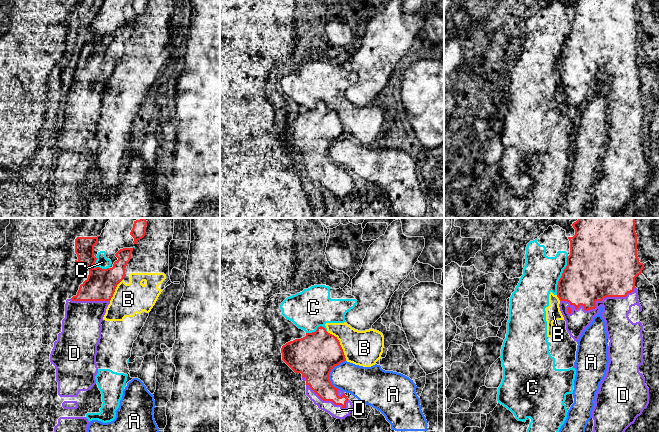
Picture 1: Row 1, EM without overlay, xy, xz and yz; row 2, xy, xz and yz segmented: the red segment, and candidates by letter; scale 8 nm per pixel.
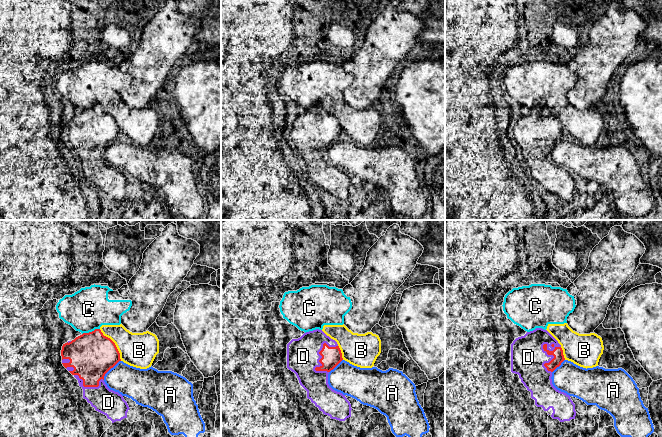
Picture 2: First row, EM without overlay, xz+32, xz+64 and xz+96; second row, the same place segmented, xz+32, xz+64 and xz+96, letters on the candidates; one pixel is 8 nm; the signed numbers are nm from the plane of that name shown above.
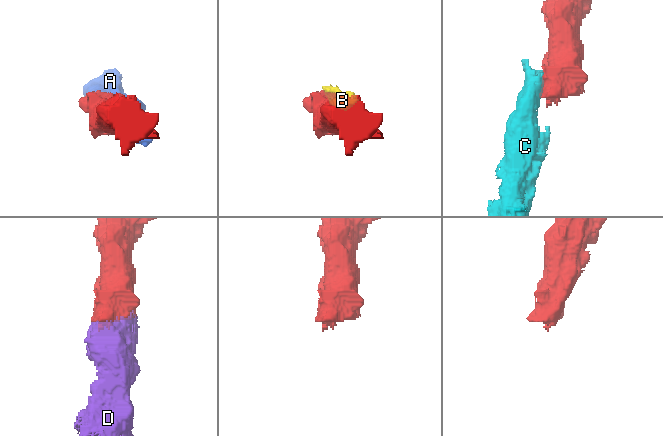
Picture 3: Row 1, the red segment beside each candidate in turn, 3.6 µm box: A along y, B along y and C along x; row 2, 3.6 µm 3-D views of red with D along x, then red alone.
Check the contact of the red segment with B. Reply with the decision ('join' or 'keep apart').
keep apart

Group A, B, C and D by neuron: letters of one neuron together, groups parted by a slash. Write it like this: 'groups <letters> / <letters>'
groups A / B C / D

